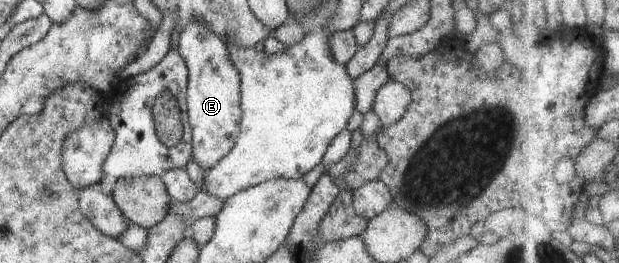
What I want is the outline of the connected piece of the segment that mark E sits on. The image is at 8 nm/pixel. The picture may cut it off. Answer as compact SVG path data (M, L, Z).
M196 17L188 21L186 29L180 34L176 50L183 57L188 71L186 105L194 161L208 171L234 149L238 139L242 121L240 75L232 65L222 39L214 35L204 21L196 21Z

